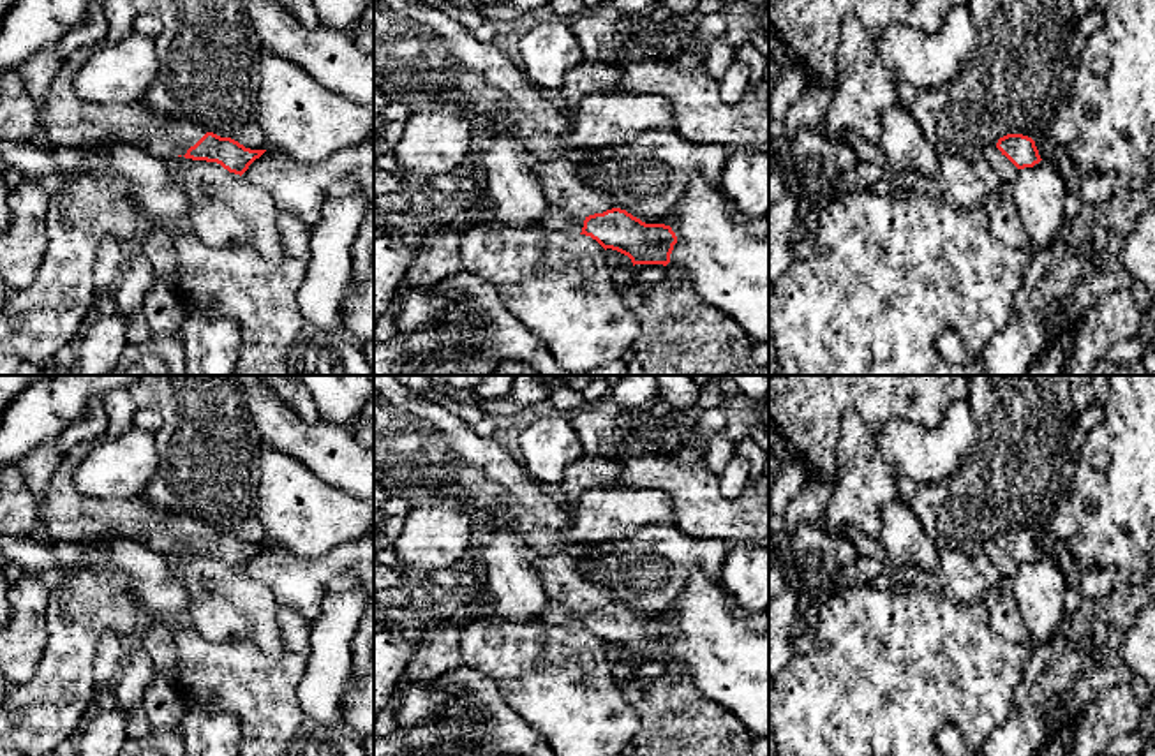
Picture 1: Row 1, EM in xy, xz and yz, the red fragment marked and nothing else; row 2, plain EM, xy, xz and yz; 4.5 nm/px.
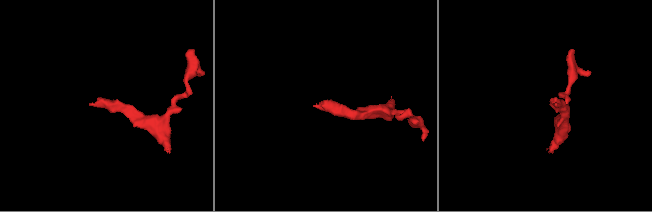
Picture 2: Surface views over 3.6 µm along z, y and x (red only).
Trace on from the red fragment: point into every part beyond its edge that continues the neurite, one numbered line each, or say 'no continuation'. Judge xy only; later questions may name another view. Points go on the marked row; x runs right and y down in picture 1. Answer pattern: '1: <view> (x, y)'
1: xy (66, 120)

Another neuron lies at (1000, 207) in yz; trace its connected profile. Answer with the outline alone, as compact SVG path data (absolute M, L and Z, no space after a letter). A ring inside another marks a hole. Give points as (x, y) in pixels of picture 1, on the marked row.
M996 145L986 148L984 159L1000 176L1000 187L989 194L982 204L989 219L991 233L1010 248L1032 252L1032 243L1025 234L1014 203L1014 185L1019 169L996 148Z

